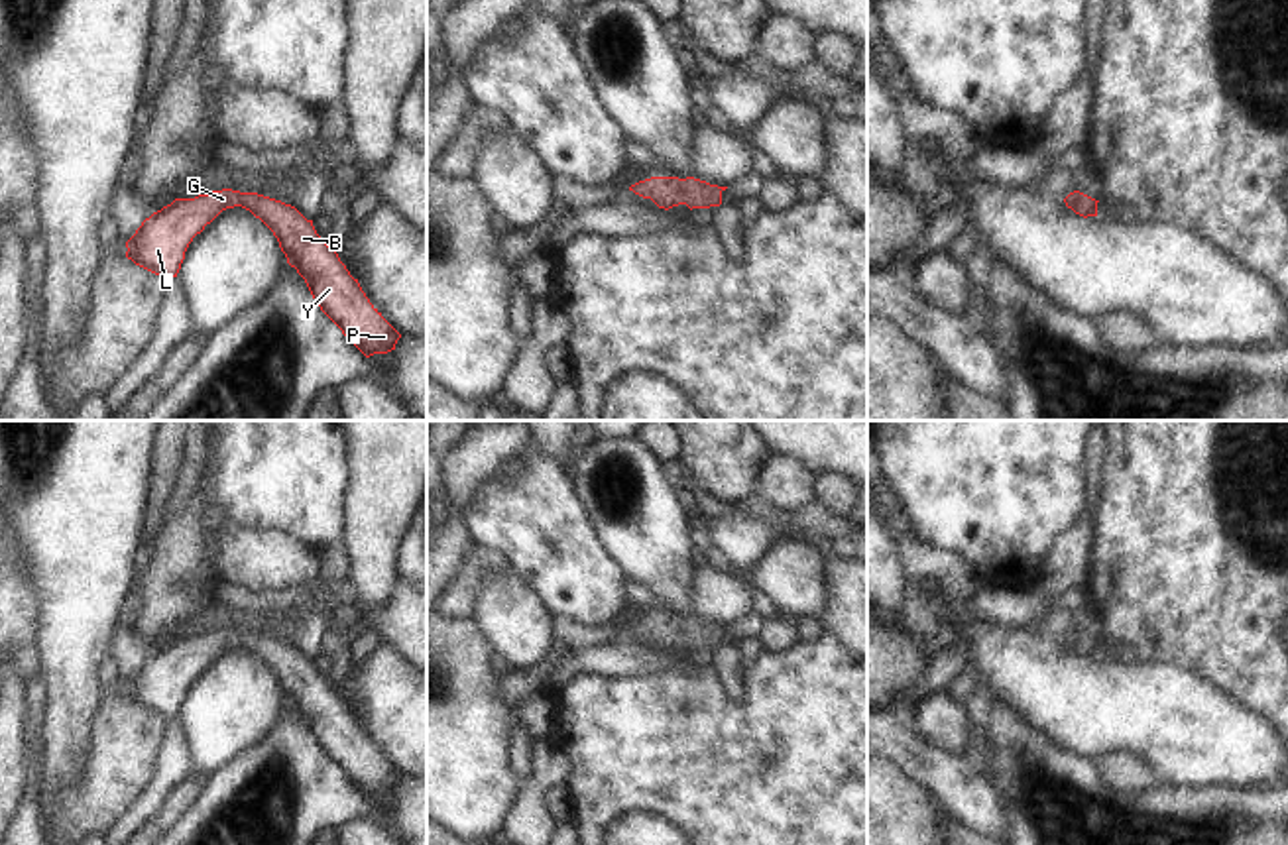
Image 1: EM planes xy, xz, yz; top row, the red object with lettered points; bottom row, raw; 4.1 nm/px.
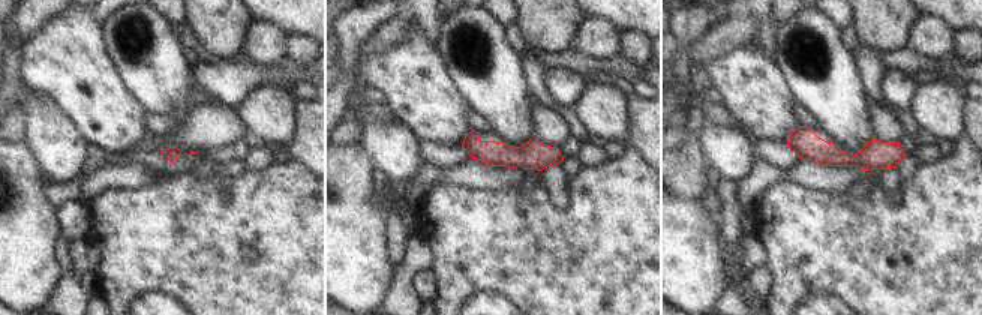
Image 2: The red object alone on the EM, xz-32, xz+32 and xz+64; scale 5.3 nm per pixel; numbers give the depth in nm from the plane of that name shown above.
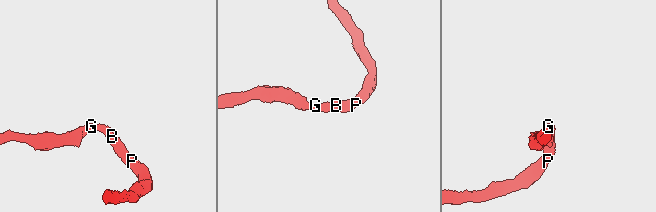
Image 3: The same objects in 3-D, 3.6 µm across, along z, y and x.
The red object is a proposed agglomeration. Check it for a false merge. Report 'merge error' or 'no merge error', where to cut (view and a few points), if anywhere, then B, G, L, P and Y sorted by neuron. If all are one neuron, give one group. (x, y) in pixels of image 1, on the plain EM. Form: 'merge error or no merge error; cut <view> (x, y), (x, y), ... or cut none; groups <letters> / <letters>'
no merge error; cut none; groups B G L P Y

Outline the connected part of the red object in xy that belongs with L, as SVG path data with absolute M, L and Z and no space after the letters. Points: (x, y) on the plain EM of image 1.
M232 629L175 639L142 662L126 682L126 698L163 719L173 719L193 678L234 647L250 650L273 672L315 743L366 798L395 790L401 774L370 743L336 690L317 674L313 660L281 641Z

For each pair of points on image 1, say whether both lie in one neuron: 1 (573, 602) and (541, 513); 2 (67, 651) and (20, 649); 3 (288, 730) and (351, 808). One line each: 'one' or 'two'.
1: one
2: two
3: one

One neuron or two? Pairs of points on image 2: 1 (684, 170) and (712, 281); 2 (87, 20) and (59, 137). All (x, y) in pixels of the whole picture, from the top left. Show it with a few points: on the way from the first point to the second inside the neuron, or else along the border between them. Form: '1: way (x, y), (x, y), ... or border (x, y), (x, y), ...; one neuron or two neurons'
1: way (684, 197), (685, 254); one neuron
2: border (38, 92), (44, 93), (54, 104), (86, 143); two neurons

